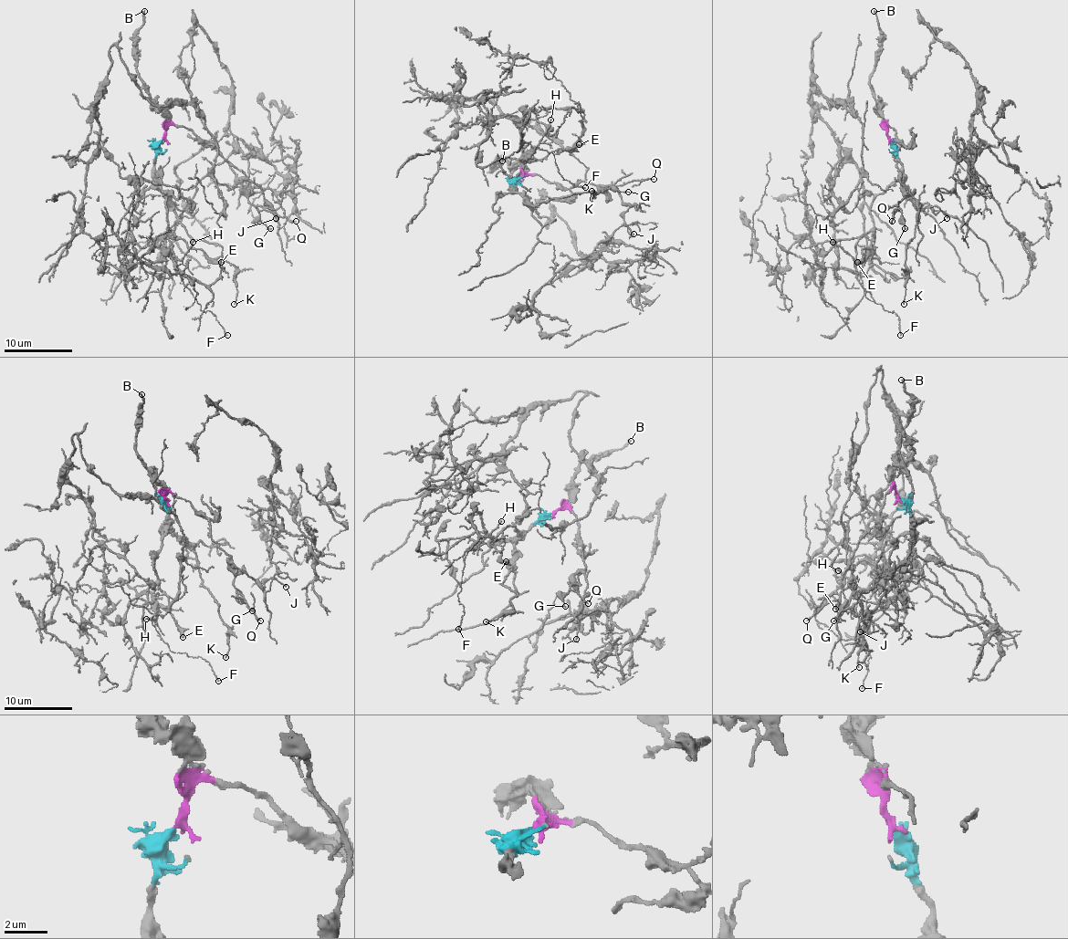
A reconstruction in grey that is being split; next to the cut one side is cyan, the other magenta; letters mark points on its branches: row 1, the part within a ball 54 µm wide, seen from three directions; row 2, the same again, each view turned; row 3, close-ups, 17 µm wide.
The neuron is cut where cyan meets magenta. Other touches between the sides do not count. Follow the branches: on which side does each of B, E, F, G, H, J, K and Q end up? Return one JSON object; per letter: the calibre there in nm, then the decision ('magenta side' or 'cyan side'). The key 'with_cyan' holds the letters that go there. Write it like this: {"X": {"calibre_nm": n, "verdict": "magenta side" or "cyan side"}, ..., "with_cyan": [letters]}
{"B": {"calibre_nm": 220, "verdict": "magenta side"}, "E": {"calibre_nm": 340, "verdict": "cyan side"}, "F": {"calibre_nm": 110, "verdict": "cyan side"}, "G": {"calibre_nm": 150, "verdict": "magenta side"}, "H": {"calibre_nm": 140, "verdict": "cyan side"}, "J": {"calibre_nm": 160, "verdict": "magenta side"}, "K": {"calibre_nm": 130, "verdict": "cyan side"}, "Q": {"calibre_nm": 170, "verdict": "magenta side"}, "with_cyan": ["E", "F", "H", "K"]}

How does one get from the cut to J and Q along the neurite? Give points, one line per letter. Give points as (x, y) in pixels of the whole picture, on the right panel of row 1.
J: (890, 140), (888, 125), (902, 141), (895, 157), (900, 181), (920, 206), (936, 206), (947, 218)
Q: (890, 140), (888, 125), (902, 141), (895, 157), (903, 198), (898, 203), (898, 210), (891, 222)

